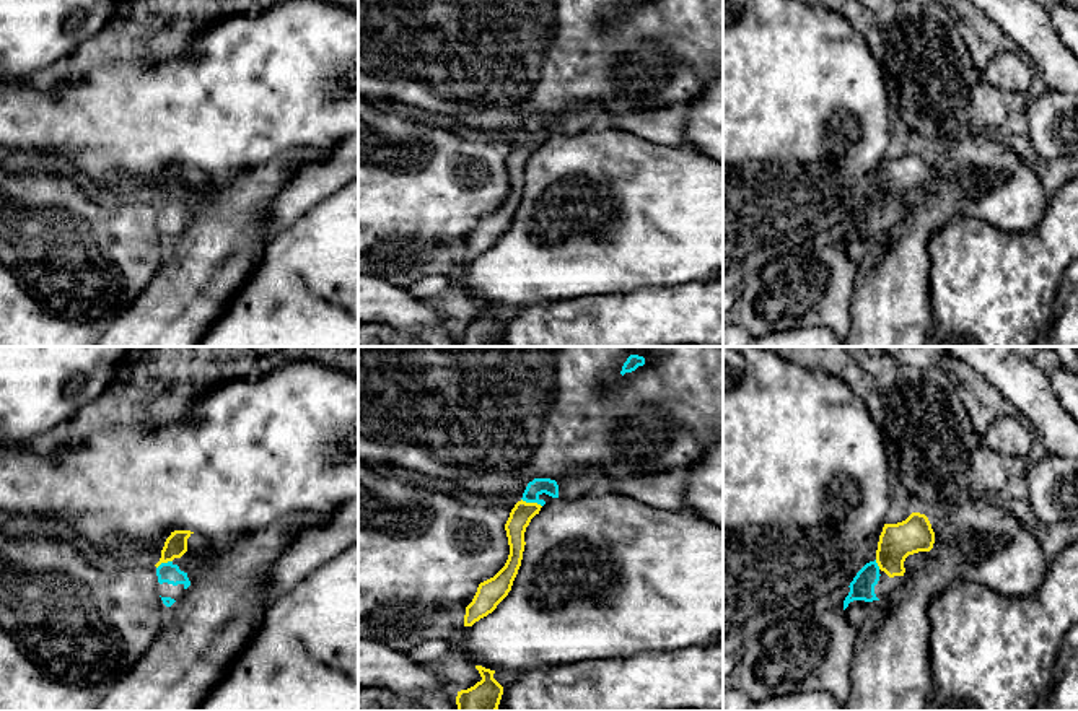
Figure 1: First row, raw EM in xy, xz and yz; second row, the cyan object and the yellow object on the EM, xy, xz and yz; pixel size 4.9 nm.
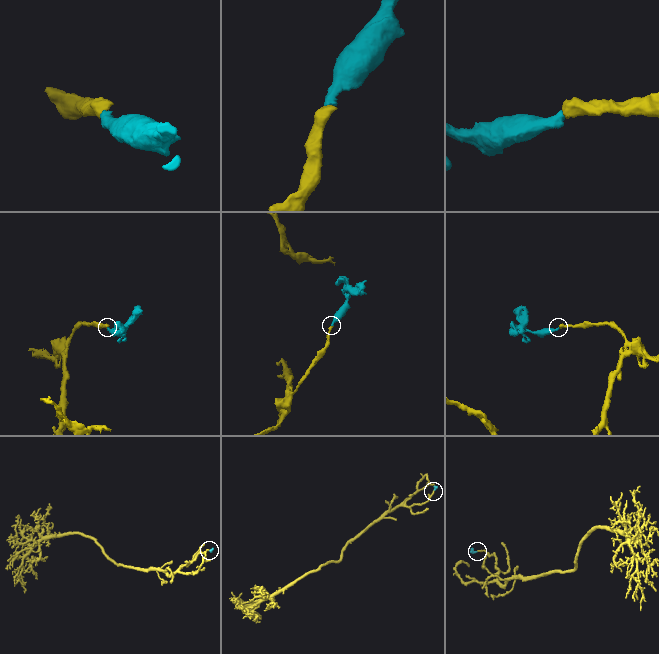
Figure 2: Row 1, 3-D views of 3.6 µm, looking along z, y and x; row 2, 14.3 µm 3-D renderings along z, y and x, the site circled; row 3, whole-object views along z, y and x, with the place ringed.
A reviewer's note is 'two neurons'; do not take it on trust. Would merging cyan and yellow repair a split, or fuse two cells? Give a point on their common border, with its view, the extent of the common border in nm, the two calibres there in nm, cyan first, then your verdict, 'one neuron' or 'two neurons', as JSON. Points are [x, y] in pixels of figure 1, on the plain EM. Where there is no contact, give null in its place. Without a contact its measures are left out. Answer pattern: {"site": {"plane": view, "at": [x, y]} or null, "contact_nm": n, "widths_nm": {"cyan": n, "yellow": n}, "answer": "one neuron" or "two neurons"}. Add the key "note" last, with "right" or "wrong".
{"site": {"plane": "xz", "at": [531, 137]}, "contact_nm": 110, "widths_nm": {"cyan": 80, "yellow": 110}, "answer": "one neuron", "note": "wrong"}

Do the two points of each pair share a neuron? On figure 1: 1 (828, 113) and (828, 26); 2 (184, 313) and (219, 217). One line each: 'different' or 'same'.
1: same
2: same

